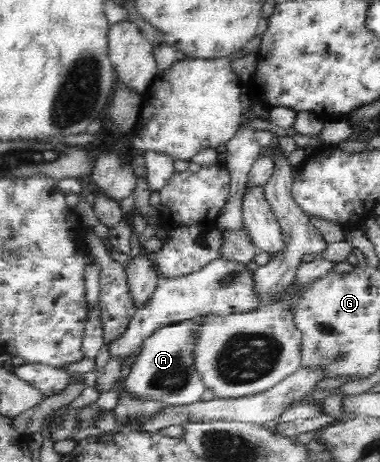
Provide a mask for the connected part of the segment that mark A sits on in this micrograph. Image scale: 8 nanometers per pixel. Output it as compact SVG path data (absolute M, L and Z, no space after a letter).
M201 319L185 320L163 327L144 342L140 358L125 378L124 390L126 394L130 394L132 400L156 400L165 407L201 401L201 395L206 388L193 368L195 341L190 335L191 331L199 326Z

